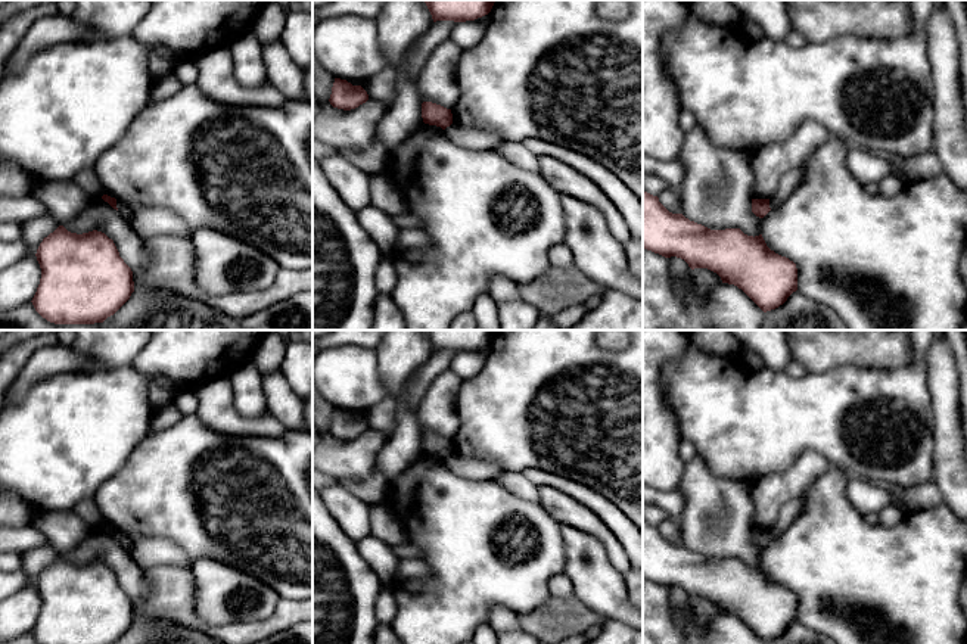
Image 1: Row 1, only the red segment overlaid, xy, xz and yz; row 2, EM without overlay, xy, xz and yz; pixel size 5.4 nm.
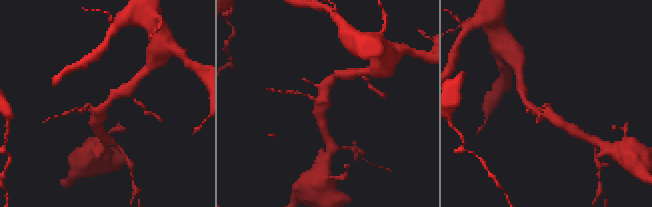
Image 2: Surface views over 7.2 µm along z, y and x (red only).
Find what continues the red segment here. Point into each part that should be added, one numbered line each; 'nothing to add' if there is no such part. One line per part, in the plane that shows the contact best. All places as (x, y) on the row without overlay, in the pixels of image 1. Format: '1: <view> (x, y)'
nothing to add

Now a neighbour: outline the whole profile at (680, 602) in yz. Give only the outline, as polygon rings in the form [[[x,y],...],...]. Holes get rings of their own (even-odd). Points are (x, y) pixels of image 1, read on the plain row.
[[[677,587],[668,588],[669,600],[671,600],[671,612],[674,615],[674,620],[678,625],[683,625],[687,619],[688,609],[693,606],[693,600],[688,594]]]

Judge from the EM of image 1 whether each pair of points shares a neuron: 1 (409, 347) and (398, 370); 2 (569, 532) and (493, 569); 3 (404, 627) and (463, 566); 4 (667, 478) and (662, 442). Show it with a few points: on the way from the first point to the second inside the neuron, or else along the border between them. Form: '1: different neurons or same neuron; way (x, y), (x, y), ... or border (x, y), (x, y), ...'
1: same neuron; way (403, 352), (398, 357), (398, 364)
2: different neurons; border (559, 525), (565, 556), (563, 571)
3: same neuron; way (423, 624), (463, 585)
4: same neuron; way (662, 469), (662, 451)

